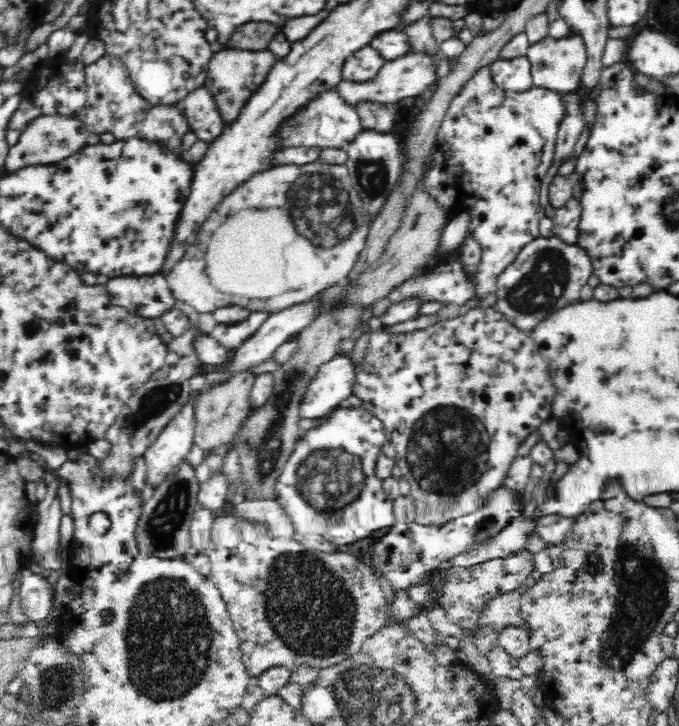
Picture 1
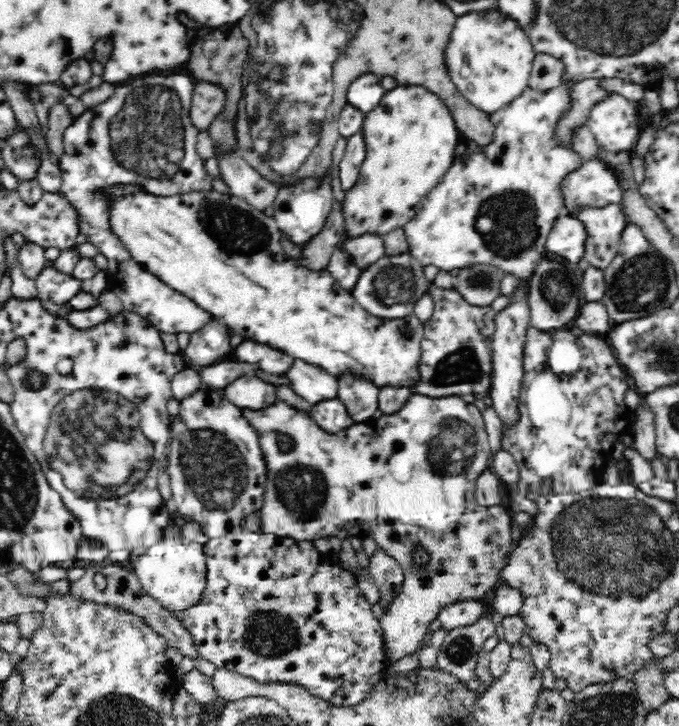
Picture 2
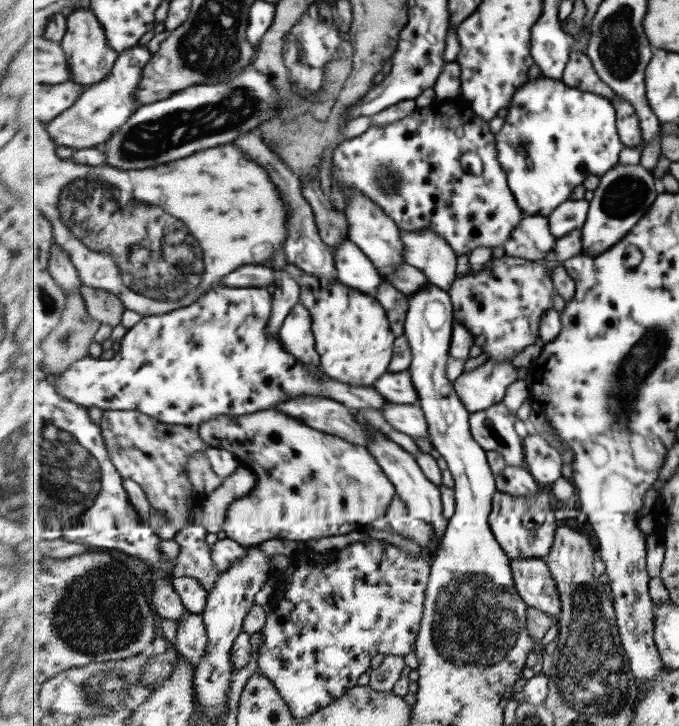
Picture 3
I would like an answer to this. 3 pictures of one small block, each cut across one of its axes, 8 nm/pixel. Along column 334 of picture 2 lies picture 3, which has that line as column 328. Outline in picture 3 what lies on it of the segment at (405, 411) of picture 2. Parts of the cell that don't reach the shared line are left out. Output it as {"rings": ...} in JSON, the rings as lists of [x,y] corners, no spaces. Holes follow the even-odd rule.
{"rings":[[[275,408],[238,417],[219,415],[203,422],[198,429],[209,447],[231,452],[239,465],[252,469],[258,476],[253,492],[235,500],[228,508],[223,525],[226,537],[244,547],[261,544],[271,538],[308,541],[365,531],[388,513],[391,502],[398,496],[387,473],[365,448],[311,428]]]}

